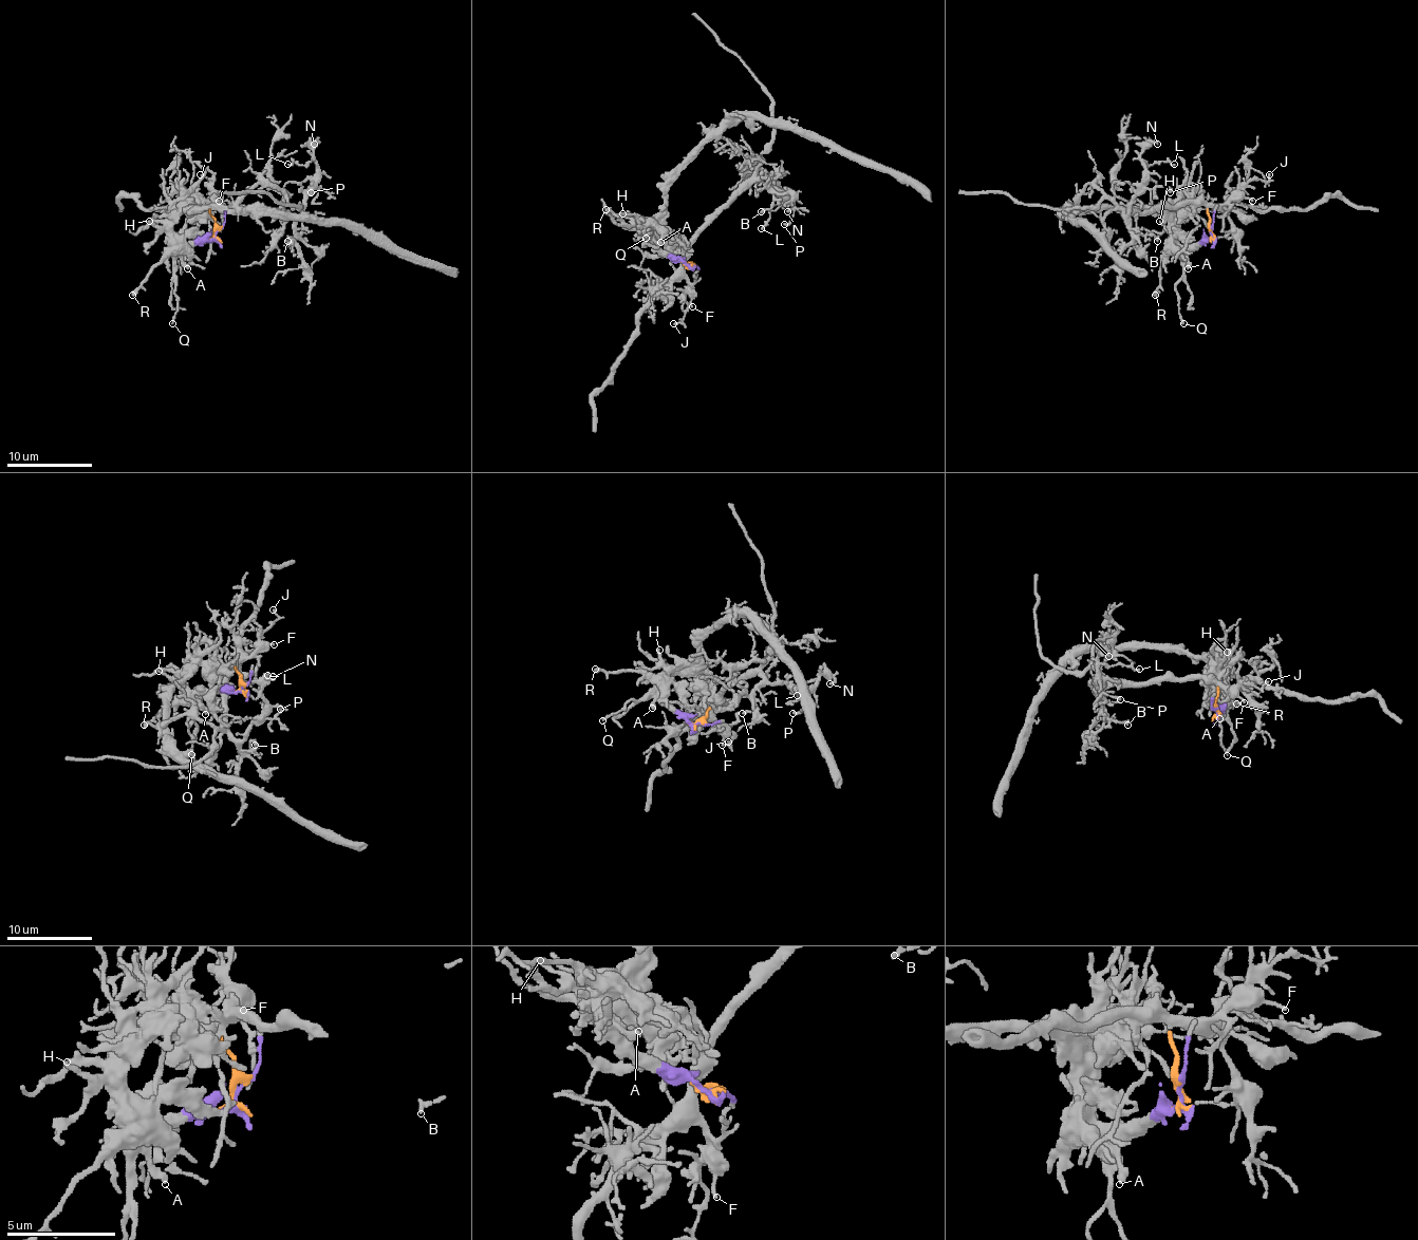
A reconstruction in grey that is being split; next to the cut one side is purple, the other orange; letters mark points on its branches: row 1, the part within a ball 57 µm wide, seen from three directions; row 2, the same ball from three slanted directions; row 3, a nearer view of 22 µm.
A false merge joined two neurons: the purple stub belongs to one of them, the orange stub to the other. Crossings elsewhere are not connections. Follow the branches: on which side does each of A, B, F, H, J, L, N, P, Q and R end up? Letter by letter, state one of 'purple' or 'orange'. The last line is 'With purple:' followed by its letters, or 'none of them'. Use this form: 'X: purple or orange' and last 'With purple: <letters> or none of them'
A: purple
B: orange
F: orange
H: purple
J: orange
L: orange
N: orange
P: orange
Q: purple
R: purple
With purple: A, H, Q, R

